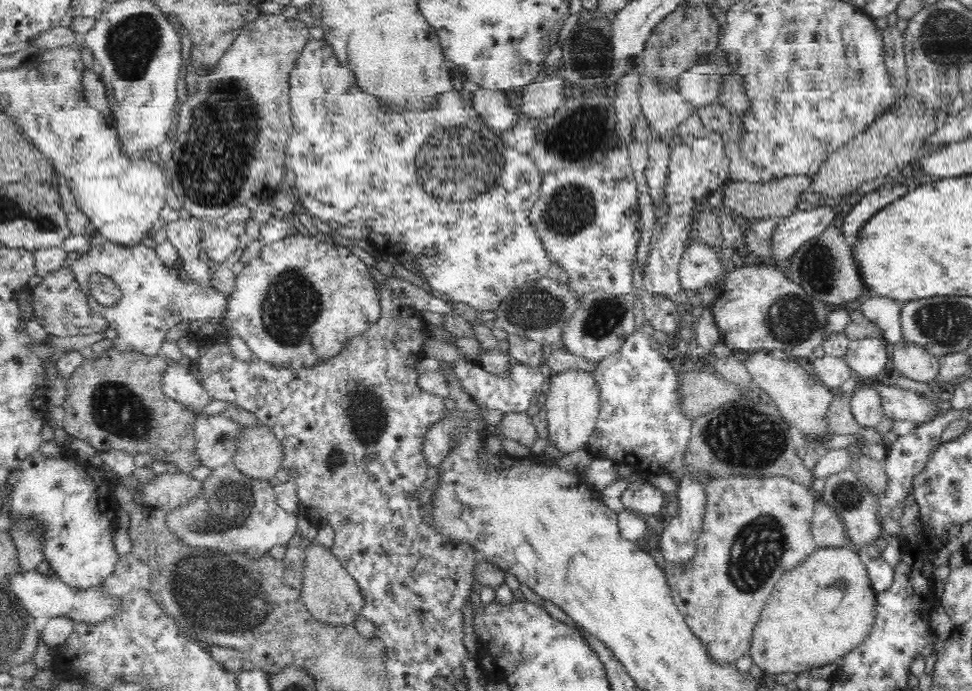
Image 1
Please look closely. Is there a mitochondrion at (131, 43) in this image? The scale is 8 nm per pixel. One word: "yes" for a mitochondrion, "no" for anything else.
yes

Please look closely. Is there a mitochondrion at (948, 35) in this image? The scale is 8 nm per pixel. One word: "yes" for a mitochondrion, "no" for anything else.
yes

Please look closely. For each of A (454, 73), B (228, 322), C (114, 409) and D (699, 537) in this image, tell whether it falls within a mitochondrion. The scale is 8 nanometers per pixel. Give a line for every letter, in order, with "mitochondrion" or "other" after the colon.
A: other
B: other
C: mitochondrion
D: other

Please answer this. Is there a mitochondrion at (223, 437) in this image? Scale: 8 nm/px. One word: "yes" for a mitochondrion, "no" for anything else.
yes

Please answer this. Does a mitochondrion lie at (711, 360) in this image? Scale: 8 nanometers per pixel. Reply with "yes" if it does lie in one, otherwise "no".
no

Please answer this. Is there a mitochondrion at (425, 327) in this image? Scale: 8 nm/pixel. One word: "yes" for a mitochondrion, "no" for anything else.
no

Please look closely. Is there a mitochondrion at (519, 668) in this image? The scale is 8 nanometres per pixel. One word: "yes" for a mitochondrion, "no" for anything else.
no

